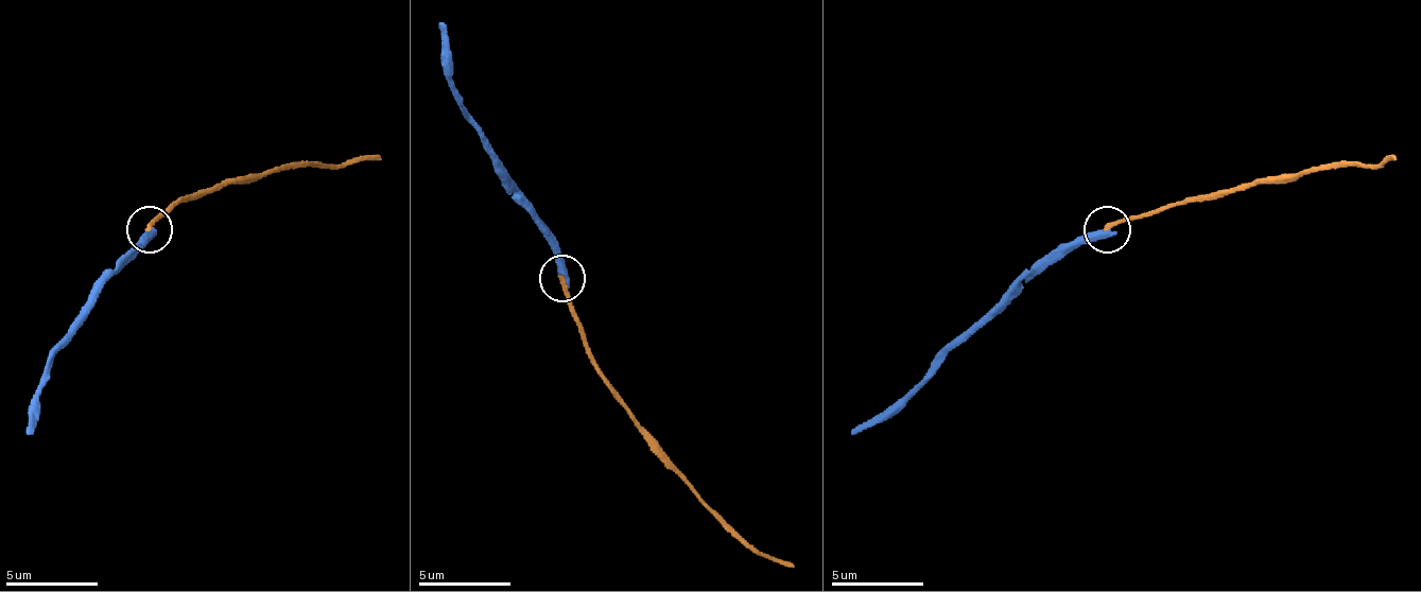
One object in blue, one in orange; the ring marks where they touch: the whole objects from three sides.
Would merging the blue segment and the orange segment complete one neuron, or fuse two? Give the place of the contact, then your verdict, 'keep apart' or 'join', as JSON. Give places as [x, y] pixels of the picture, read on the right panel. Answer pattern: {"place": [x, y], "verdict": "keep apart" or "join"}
{"place": [1107, 229], "verdict": "keep apart"}

